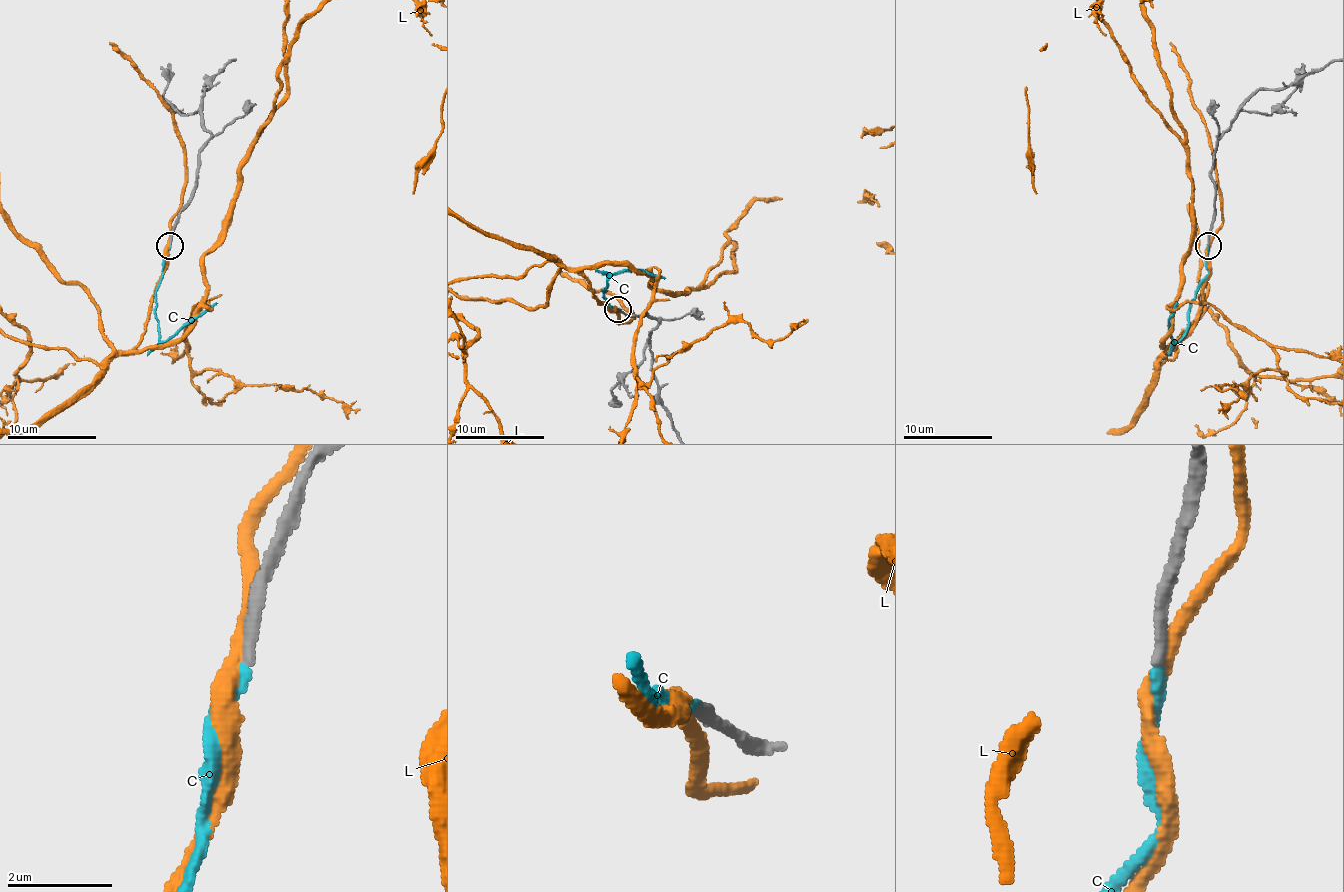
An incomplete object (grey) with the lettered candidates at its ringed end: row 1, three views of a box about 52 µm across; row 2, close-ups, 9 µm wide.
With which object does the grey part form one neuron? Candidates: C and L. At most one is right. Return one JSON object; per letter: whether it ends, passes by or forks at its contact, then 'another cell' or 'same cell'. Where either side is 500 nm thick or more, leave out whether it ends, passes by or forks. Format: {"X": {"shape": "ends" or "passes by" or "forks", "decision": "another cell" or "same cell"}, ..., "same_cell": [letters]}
{"C": {"shape": "ends", "decision": "same cell"}, "L": {"shape": "passes by", "decision": "another cell"}, "same_cell": ["C"]}

